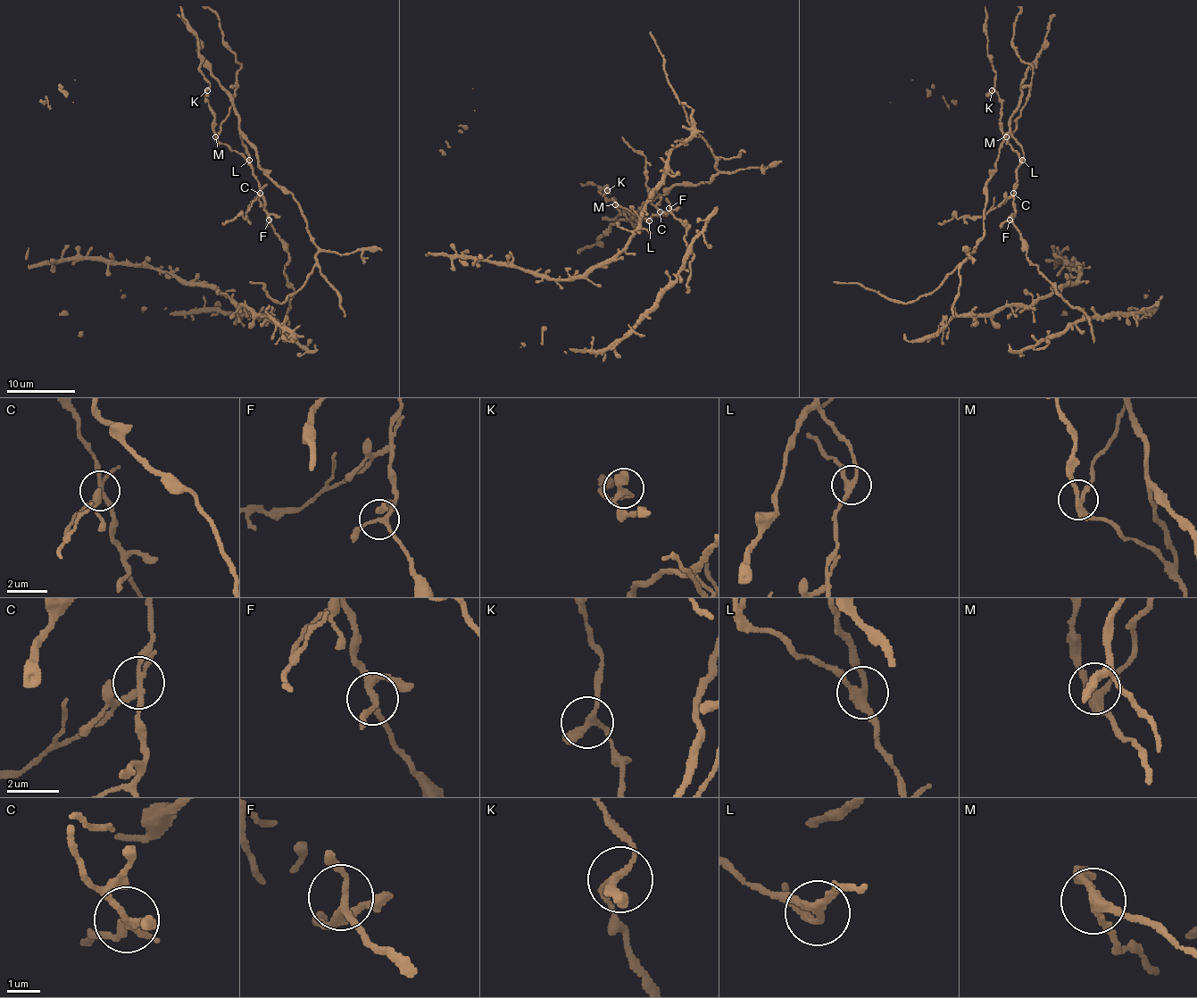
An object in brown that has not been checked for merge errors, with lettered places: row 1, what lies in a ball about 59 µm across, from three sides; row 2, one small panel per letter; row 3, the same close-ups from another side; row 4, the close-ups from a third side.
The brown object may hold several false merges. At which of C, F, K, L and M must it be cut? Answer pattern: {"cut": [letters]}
{"cut": ["C", "L"]}

